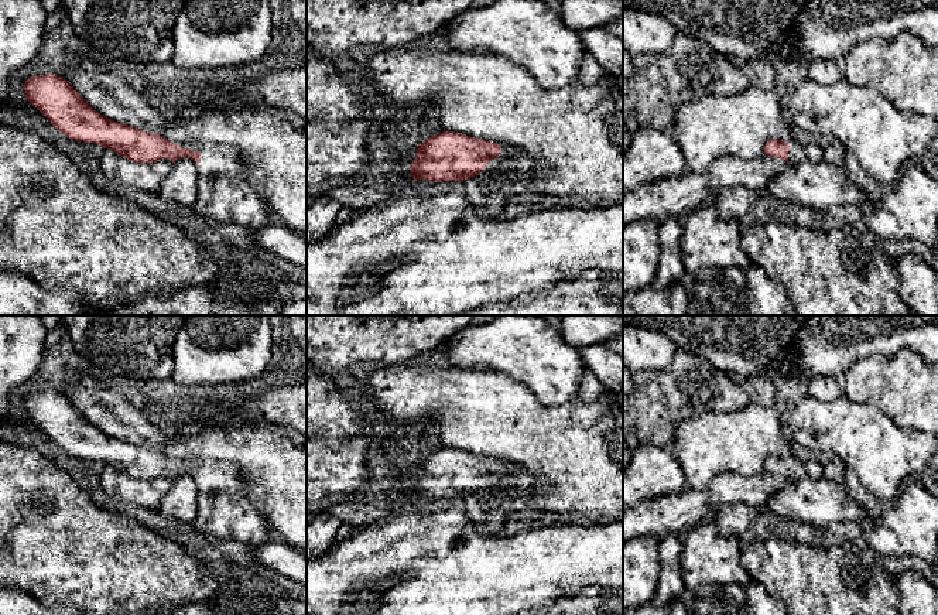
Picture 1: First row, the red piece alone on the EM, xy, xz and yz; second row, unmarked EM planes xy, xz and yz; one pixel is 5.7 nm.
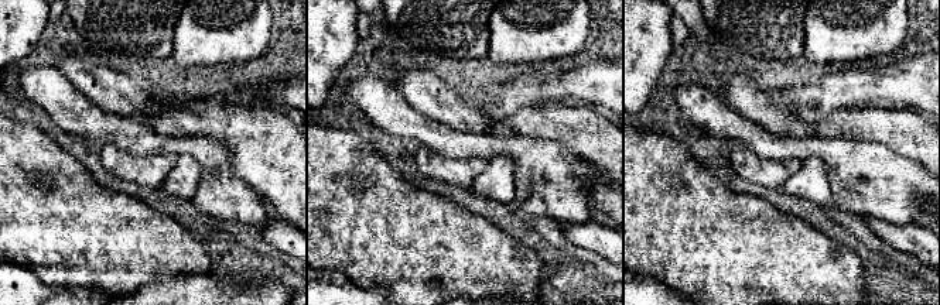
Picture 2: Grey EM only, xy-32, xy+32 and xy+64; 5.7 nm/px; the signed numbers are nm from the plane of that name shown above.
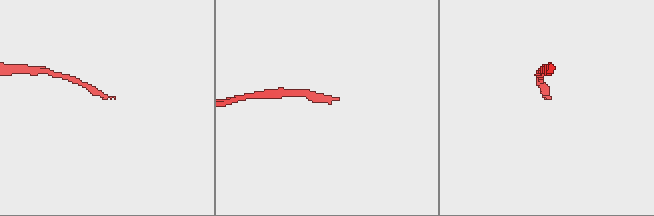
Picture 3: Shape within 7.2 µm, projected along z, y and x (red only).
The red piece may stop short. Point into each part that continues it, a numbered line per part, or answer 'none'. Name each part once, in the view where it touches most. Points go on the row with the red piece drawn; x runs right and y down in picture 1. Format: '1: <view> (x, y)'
1: xy (225, 195)

